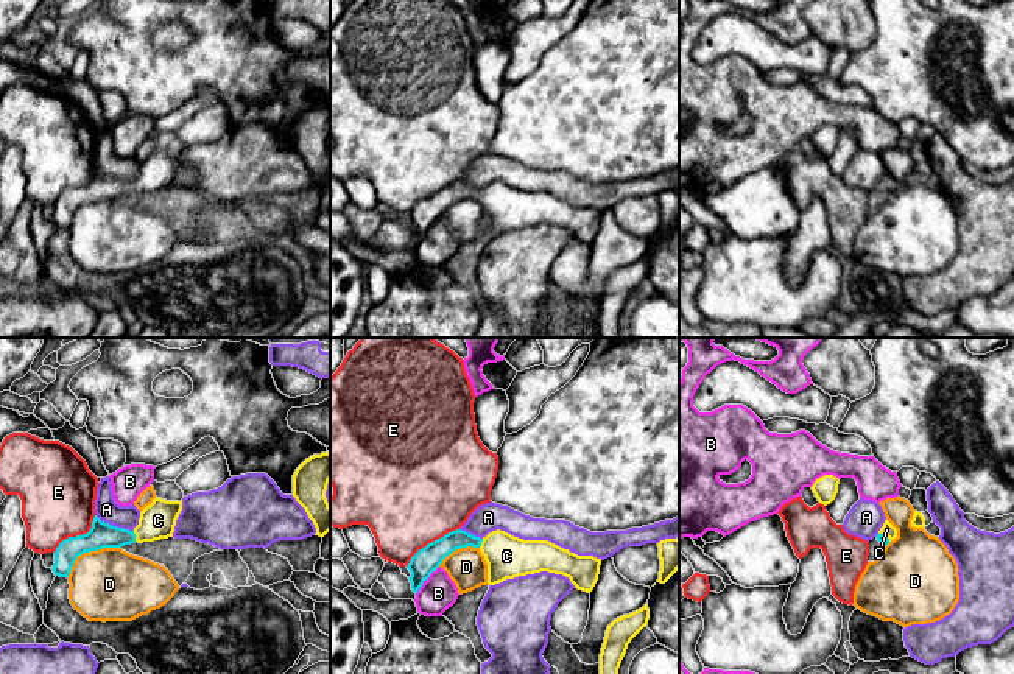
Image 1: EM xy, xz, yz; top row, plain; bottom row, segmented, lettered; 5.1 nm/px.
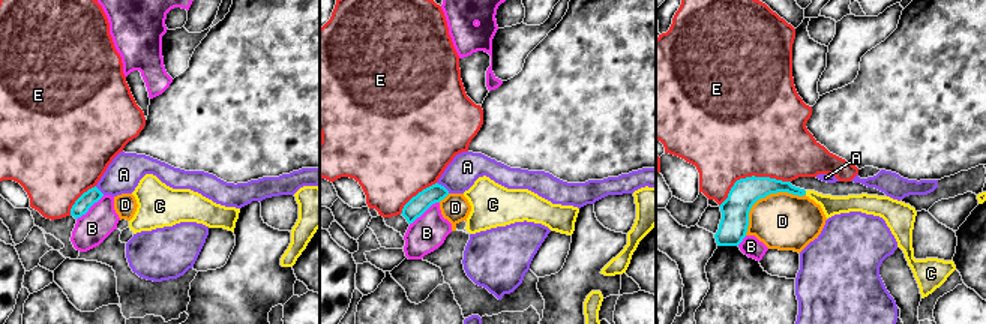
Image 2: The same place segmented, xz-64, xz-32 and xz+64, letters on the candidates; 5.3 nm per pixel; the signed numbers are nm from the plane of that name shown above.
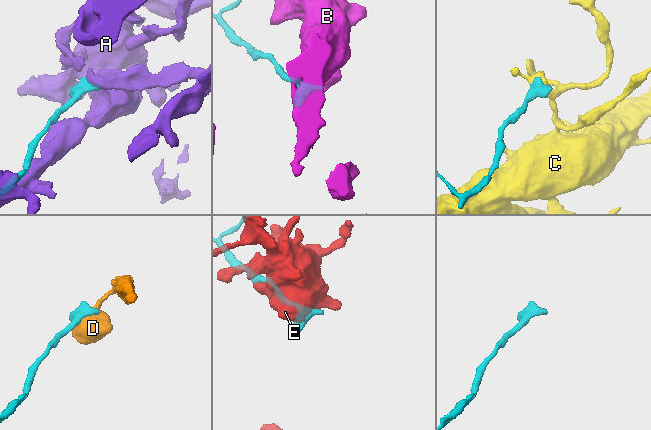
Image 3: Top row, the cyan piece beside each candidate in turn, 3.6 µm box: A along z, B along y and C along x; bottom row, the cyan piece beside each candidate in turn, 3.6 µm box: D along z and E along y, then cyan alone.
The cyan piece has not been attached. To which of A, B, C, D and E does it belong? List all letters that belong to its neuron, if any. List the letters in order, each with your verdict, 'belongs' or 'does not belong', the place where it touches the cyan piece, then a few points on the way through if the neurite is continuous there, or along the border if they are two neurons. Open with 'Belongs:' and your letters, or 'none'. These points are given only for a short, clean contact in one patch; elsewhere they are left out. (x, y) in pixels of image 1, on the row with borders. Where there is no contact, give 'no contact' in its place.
Belongs: C
A: does not belong; meets cyan in xy at (114, 526)
B: does not belong; meets cyan in xz at (427, 578)
C: belongs; meets cyan in xy at (134, 536); runs through xy (102, 534), (134, 536), (147, 531), (158, 520)
D: does not belong; meets cyan in xy at (88, 551)
E: does not belong; meets cyan in xz at (432, 542)

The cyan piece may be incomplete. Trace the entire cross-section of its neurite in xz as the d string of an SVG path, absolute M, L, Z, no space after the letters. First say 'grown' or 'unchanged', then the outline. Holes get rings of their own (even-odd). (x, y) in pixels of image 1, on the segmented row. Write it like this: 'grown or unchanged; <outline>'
grown; M456 529L428 543L411 557L407 565L411 573L408 577L411 590L417 593L449 554L467 546L478 548L484 556L489 585L548 571L569 577L578 590L590 593L600 574L601 559L578 556L548 540L523 540L500 529L480 539Z

